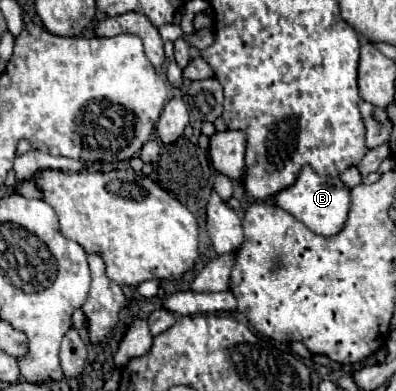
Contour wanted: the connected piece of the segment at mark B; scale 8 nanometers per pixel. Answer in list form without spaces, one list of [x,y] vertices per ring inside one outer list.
[[[303,166],[295,182],[285,190],[277,192],[273,200],[277,206],[291,212],[297,220],[307,224],[307,228],[321,236],[333,236],[335,232],[339,232],[349,212],[349,190],[343,188],[343,182],[335,176],[319,176],[311,170],[311,166]]]

